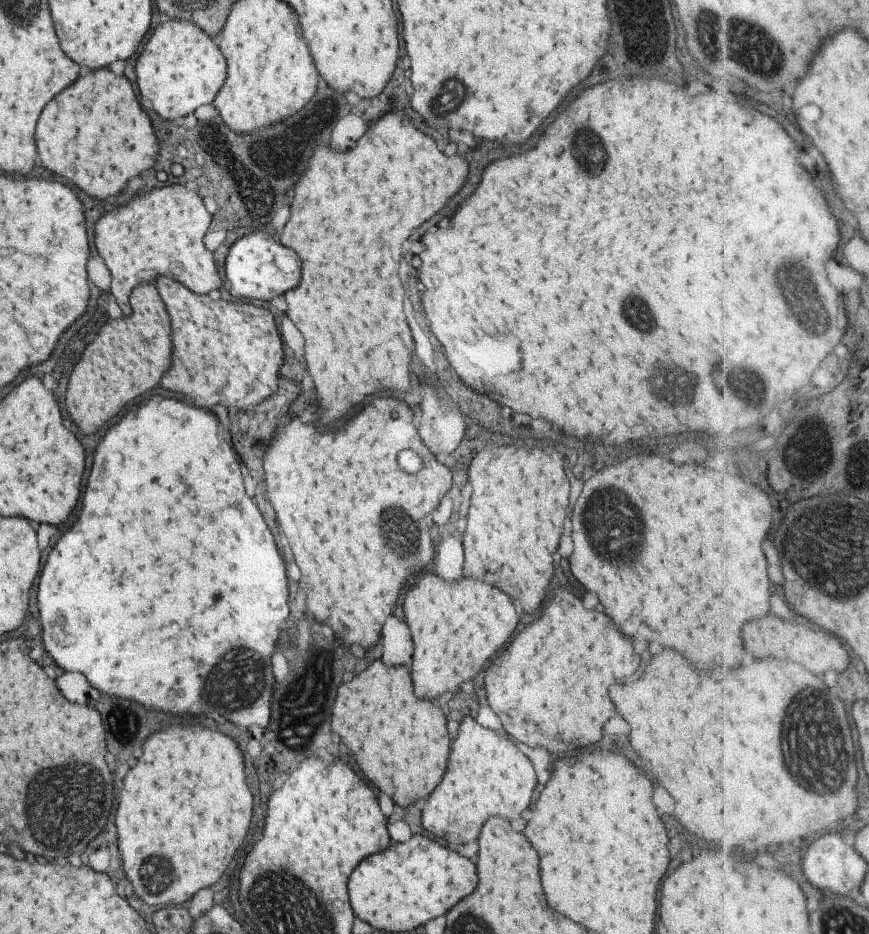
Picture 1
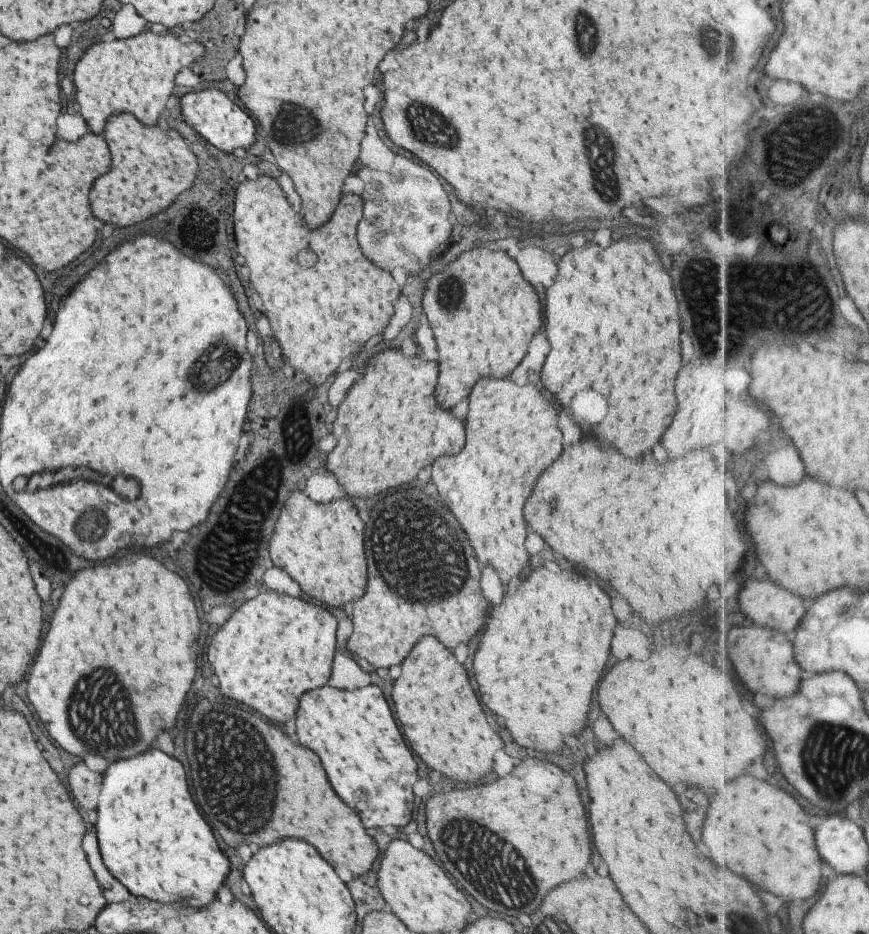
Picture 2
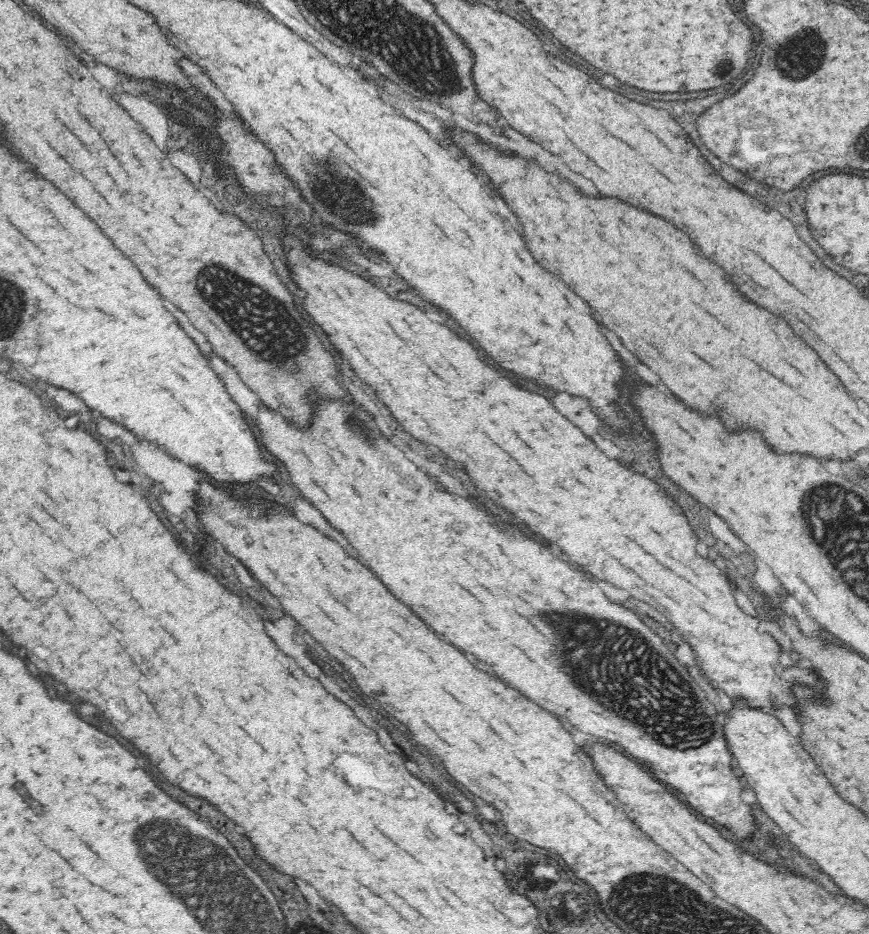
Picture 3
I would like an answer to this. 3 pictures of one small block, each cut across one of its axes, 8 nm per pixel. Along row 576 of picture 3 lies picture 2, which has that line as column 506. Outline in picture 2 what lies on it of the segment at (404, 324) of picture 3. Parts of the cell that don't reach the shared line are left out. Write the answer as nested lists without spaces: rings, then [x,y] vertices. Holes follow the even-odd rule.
[[[537,568],[531,572],[531,576],[525,578],[513,598],[505,598],[505,606],[509,608],[491,610],[485,632],[475,650],[473,674],[479,698],[487,710],[503,718],[503,724],[513,742],[529,750],[551,754],[563,746],[561,740],[565,736],[579,734],[585,728],[583,724],[587,724],[591,694],[609,658],[609,642],[615,628],[609,598],[597,588],[593,580],[589,580],[587,584],[587,580],[579,580],[579,576],[571,580],[571,576],[563,576],[563,572]]]

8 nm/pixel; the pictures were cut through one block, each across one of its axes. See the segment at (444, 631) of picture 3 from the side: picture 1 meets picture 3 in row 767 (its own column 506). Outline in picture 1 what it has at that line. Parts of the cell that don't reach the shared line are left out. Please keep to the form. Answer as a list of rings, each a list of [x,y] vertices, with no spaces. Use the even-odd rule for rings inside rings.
[[[557,588],[553,590],[553,596],[551,600],[543,606],[543,612],[541,616],[527,624],[519,634],[515,634],[511,638],[511,642],[507,644],[507,648],[499,650],[497,652],[497,662],[507,662],[509,666],[503,668],[501,672],[491,672],[491,674],[485,674],[483,678],[483,684],[485,684],[485,694],[487,694],[487,704],[491,710],[495,710],[495,714],[499,716],[501,720],[501,726],[503,730],[511,736],[511,738],[517,738],[519,742],[527,744],[527,746],[543,746],[545,750],[549,752],[565,752],[565,750],[571,750],[571,748],[577,748],[577,746],[587,746],[587,744],[595,744],[599,738],[601,738],[601,724],[605,720],[609,720],[613,716],[613,704],[611,700],[607,698],[607,686],[611,684],[625,684],[637,670],[639,666],[639,658],[633,654],[633,648],[631,648],[631,642],[629,638],[625,638],[623,634],[619,634],[619,630],[613,626],[613,622],[603,614],[603,612],[595,612],[595,610],[585,610],[581,600],[573,594],[569,594],[565,588]]]

